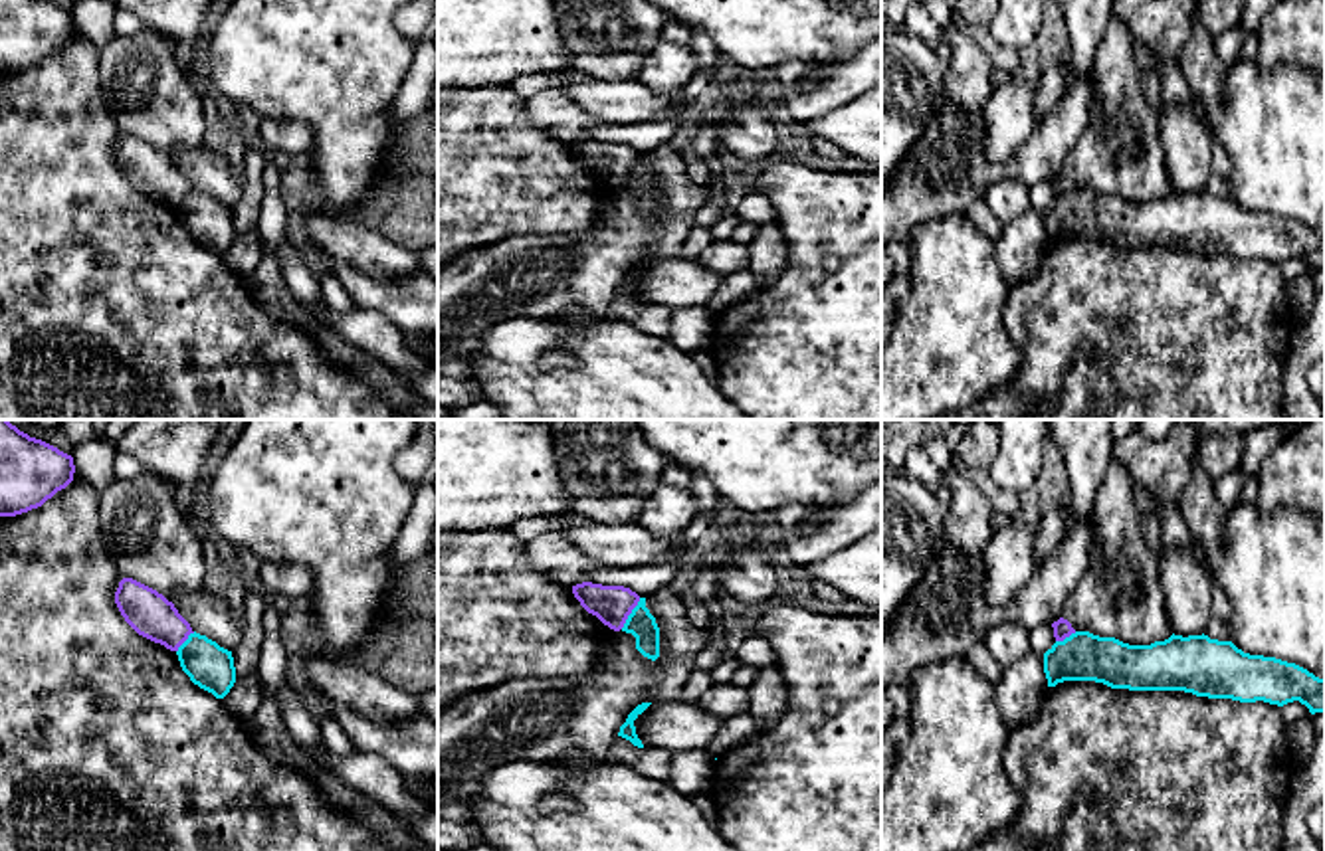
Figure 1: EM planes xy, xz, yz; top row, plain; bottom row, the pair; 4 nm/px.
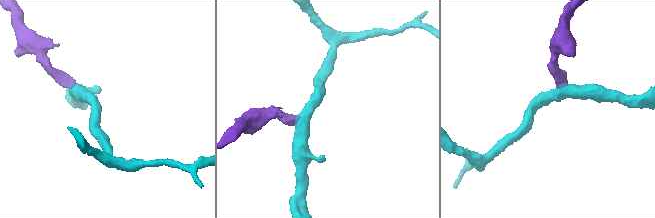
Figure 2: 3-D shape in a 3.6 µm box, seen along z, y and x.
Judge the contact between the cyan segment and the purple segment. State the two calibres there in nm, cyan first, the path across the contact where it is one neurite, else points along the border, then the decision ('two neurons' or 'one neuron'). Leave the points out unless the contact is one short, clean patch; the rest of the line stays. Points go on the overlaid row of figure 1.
110 nm thick on the cyan side, 160 nm on the other; border along xz (640, 598), (620, 628); two neurons

